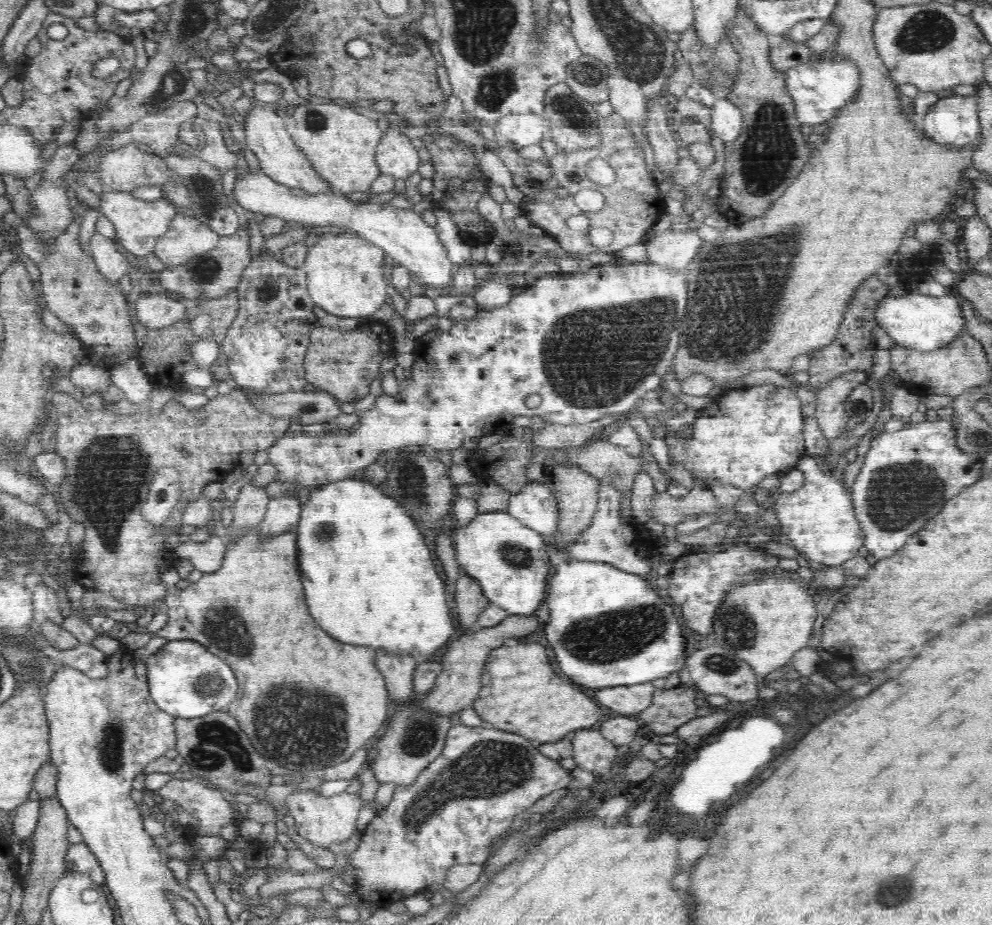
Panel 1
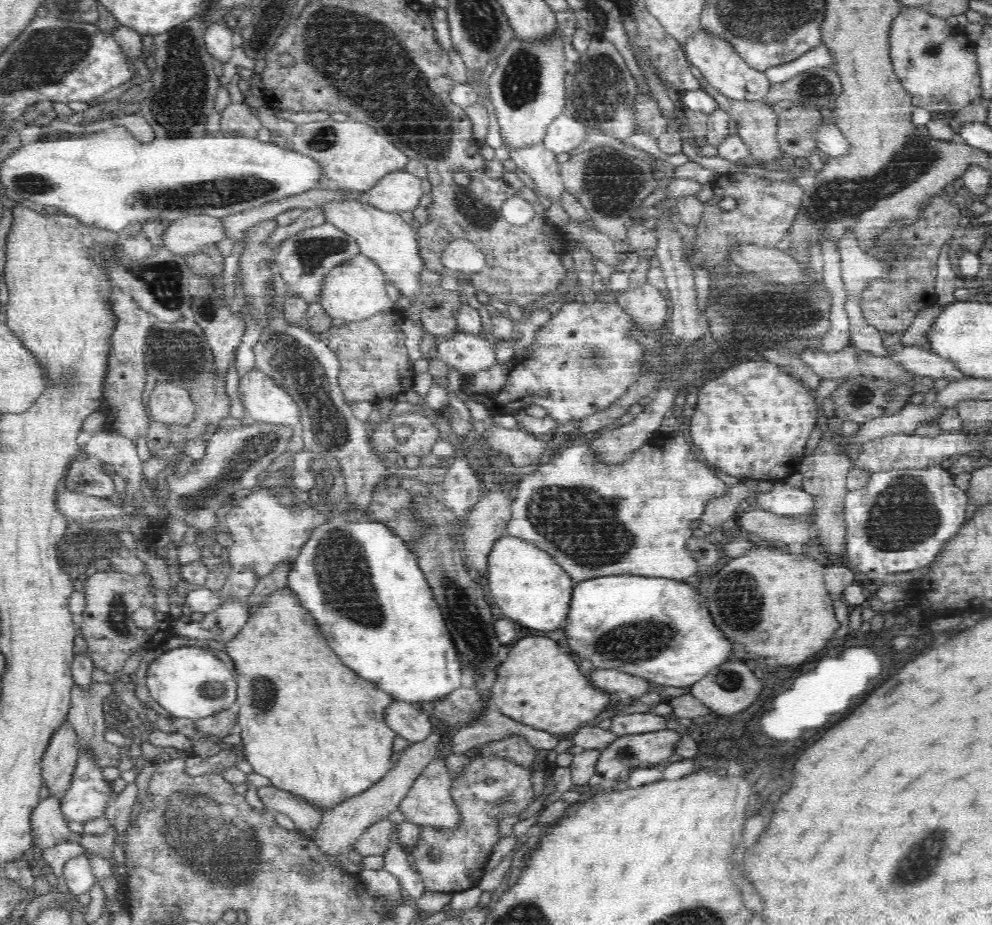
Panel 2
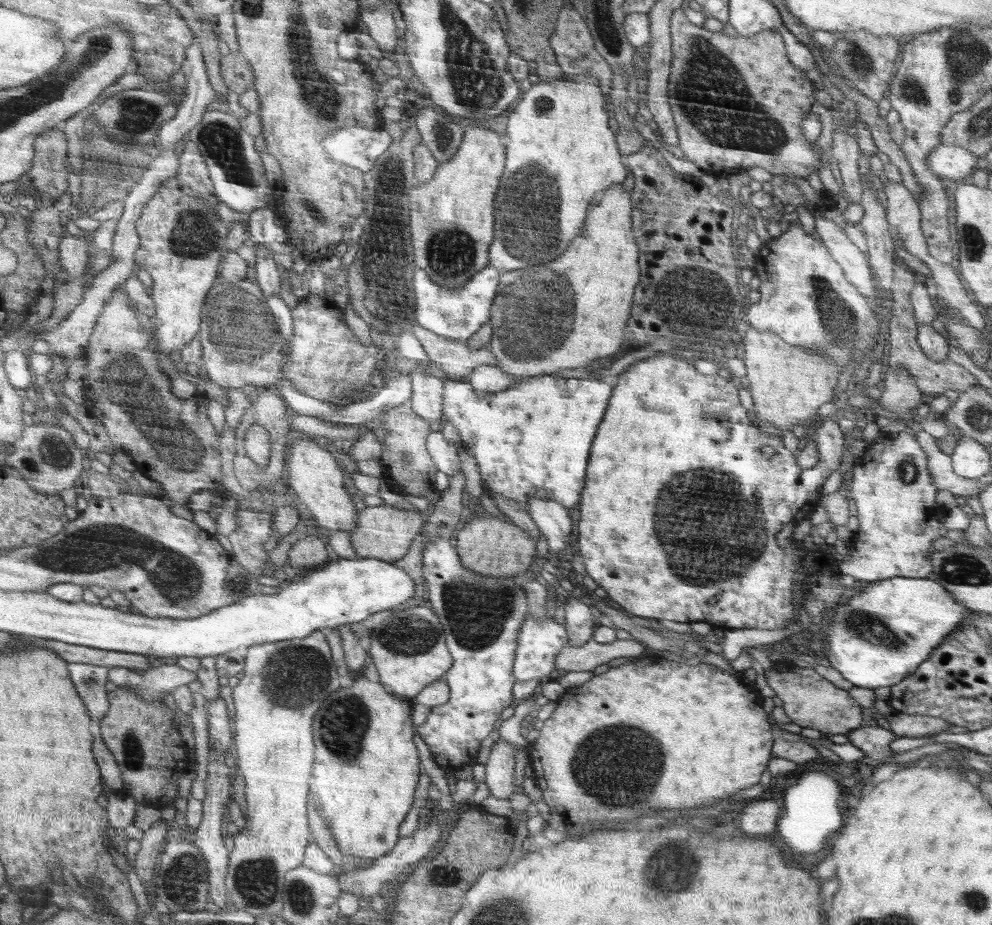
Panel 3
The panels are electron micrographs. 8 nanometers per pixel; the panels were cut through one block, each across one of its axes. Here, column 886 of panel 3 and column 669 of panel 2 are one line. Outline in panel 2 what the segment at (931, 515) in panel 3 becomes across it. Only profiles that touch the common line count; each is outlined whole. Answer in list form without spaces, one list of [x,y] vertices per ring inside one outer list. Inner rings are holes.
[[[684,404],[682,407],[683,422],[673,430],[677,432],[675,436],[666,440],[646,440],[638,450],[632,453],[632,456],[620,464],[620,466],[606,466],[603,462],[597,460],[597,454],[588,446],[589,442],[579,442],[564,451],[556,452],[548,464],[538,465],[535,472],[530,475],[524,475],[518,482],[518,488],[512,491],[513,500],[511,502],[511,518],[505,528],[506,535],[516,535],[518,538],[524,538],[528,542],[533,542],[538,548],[544,549],[548,554],[554,557],[554,560],[572,577],[576,583],[582,582],[583,579],[600,578],[602,575],[640,575],[646,577],[664,577],[675,581],[692,581],[698,572],[698,563],[690,556],[690,549],[686,550],[686,540],[693,537],[692,524],[693,520],[698,520],[704,512],[708,502],[716,500],[719,497],[728,496],[730,488],[726,487],[721,479],[715,475],[711,466],[700,462],[695,458],[694,451],[686,443],[680,433],[683,427],[690,425],[690,419],[694,414],[694,407]]]

